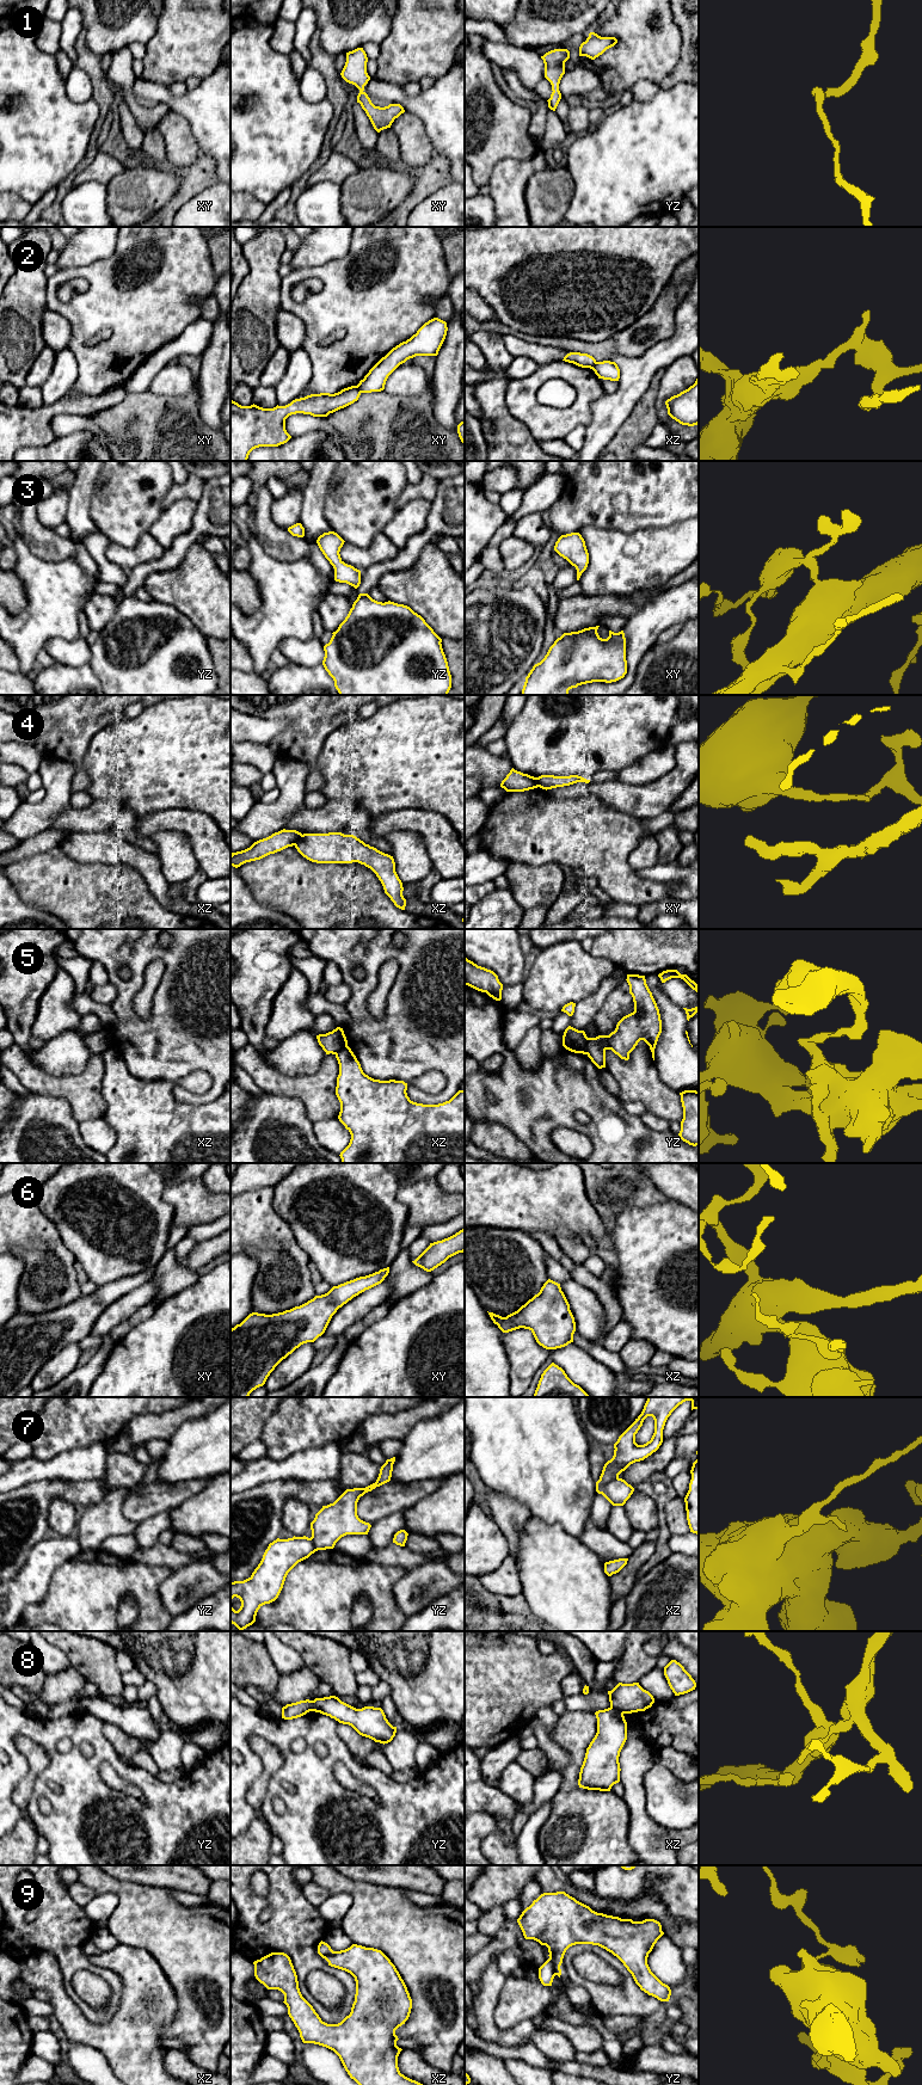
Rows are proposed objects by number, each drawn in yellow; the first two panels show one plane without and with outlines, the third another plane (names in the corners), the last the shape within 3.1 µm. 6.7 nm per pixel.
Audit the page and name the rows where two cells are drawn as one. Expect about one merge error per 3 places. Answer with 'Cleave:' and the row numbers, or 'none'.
Cleave: 2, 4, 5, 7, 8, 9

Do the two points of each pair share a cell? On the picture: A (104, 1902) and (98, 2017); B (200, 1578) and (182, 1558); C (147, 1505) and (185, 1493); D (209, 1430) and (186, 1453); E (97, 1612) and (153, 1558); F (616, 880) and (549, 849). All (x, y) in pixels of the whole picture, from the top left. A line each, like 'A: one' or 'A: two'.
A: two
B: two
C: one
D: one
E: two
F: one

